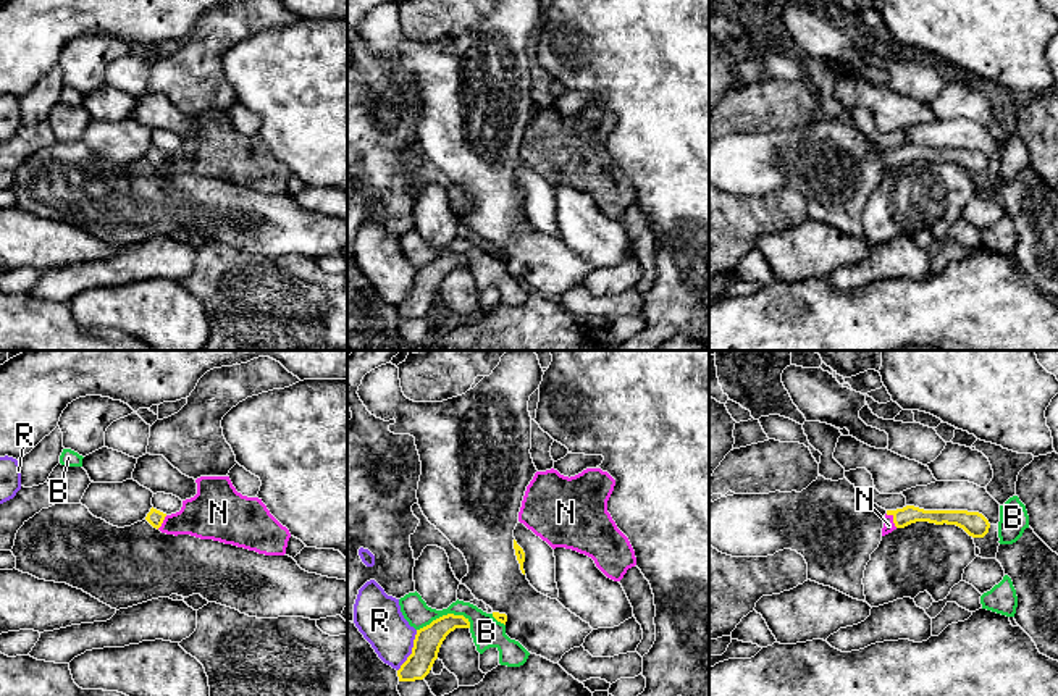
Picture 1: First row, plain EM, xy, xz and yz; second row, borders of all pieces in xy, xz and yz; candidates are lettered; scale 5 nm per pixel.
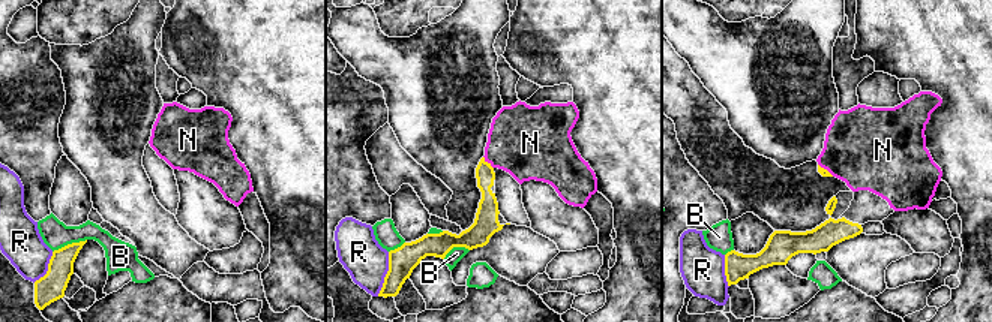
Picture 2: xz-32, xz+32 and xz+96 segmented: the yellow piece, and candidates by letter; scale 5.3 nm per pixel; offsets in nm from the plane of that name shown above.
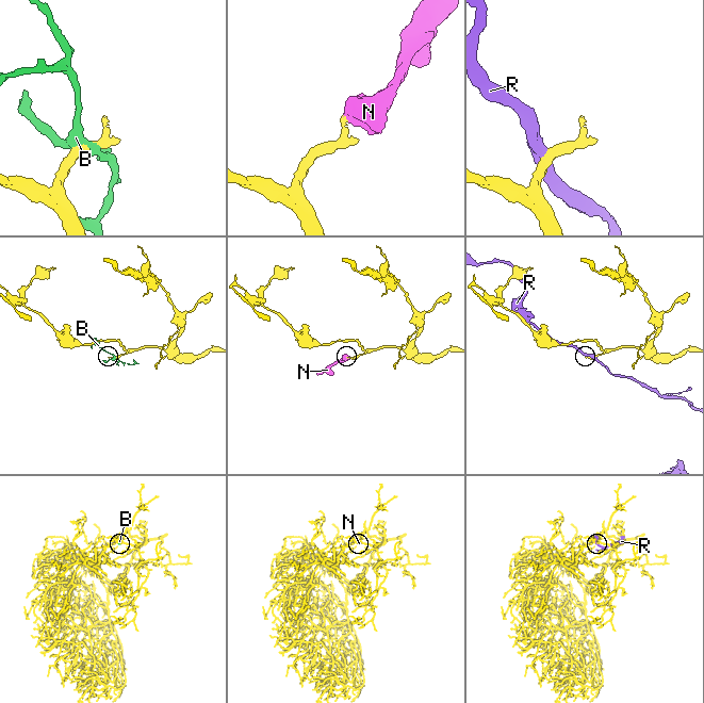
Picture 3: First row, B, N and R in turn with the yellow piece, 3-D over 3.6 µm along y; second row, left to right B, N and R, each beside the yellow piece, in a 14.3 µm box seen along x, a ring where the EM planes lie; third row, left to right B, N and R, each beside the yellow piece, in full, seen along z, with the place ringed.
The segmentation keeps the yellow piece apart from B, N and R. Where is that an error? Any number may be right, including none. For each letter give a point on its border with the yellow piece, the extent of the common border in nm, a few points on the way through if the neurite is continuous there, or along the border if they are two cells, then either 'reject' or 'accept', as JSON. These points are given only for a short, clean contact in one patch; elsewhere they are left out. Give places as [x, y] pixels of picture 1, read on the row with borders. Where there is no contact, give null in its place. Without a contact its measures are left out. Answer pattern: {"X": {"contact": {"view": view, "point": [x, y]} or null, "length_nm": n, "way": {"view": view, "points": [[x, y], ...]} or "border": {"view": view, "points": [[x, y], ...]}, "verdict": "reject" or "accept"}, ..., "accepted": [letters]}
{"B": {"contact": {"view": "xz", "point": [443, 616]}, "length_nm": 280, "border": {"view": "xz", "points": [[470, 622], [462, 616], [443, 614], [417, 630]]}, "verdict": "reject"}, "N": {"contact": {"view": "yz", "point": [894, 519]}, "length_nm": 90, "way": {"view": "yz", "points": [[902, 517], [894, 519], [889, 525]]}, "verdict": "accept"}, "R": {"contact": {"view": "xz", "point": [412, 651]}, "length_nm": 220, "border": {"view": "xz", "points": [[417, 630], [412, 640], [412, 653], [398, 670]]}, "verdict": "reject"}, "accepted": ["N"]}

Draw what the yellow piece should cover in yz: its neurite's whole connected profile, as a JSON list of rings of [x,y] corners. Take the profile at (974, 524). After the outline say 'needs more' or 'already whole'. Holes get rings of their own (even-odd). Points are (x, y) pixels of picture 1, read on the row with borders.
[[[906,505],[896,510],[887,510],[884,517],[882,536],[896,528],[905,528],[916,522],[929,522],[935,525],[956,525],[972,538],[984,538],[989,533],[990,523],[979,512],[968,510],[924,510],[914,505]]]; needs more

